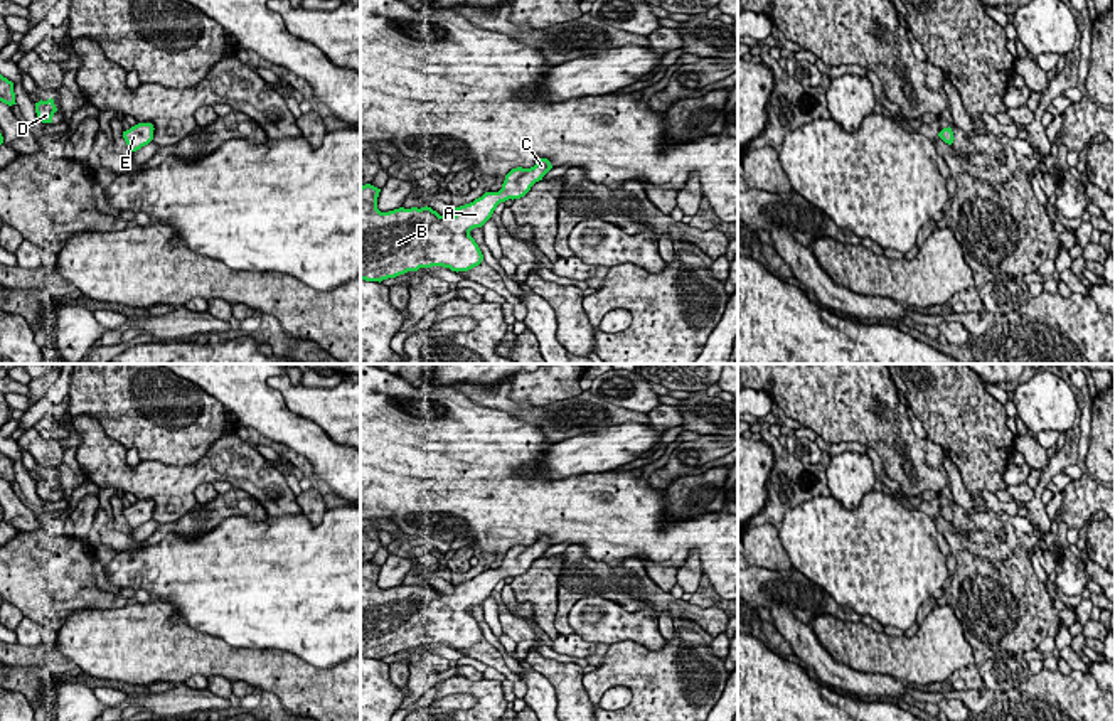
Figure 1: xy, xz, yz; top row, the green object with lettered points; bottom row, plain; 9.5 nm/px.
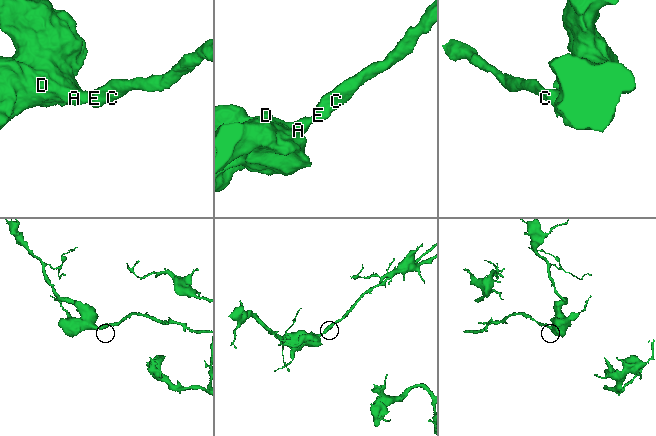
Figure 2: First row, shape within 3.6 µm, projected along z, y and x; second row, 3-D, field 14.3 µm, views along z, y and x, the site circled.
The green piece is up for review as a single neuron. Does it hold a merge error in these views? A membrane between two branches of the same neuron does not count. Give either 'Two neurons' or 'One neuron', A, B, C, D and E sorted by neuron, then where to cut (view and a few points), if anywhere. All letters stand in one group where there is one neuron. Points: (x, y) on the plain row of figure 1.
One neuron. Groups: A B C D E. No split

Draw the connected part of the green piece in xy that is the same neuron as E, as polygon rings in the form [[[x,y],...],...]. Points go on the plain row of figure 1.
[[[138,500],[130,507],[123,509],[123,515],[131,529],[140,527],[153,517],[153,502],[152,500]]]

